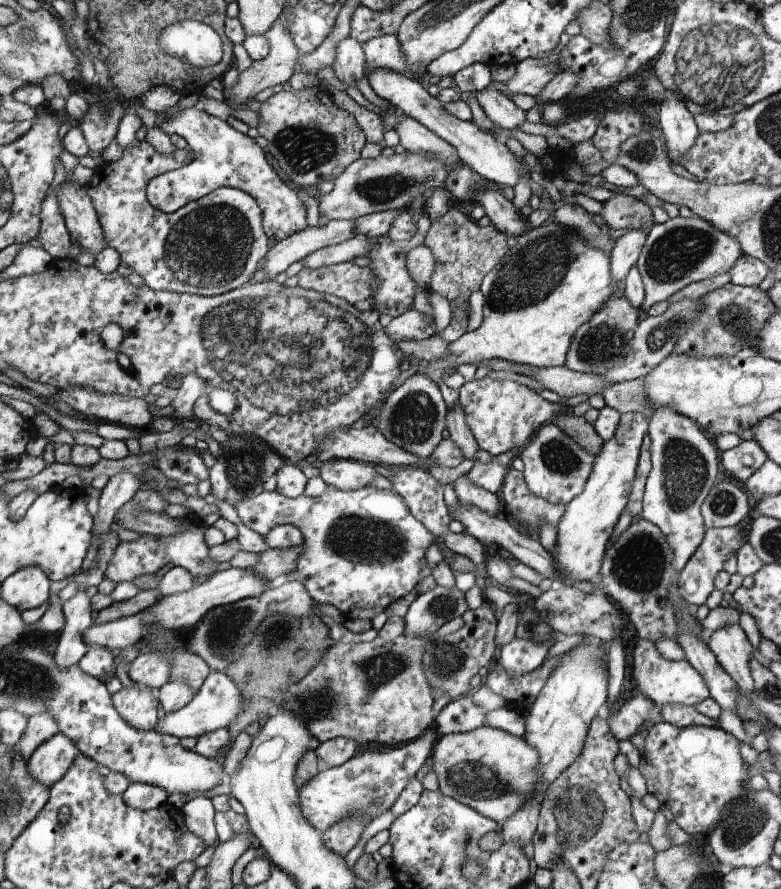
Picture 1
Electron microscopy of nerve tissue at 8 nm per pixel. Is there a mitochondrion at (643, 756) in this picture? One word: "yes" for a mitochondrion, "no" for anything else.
no

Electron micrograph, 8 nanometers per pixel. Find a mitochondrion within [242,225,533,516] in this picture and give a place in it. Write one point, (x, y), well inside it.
(414, 420)

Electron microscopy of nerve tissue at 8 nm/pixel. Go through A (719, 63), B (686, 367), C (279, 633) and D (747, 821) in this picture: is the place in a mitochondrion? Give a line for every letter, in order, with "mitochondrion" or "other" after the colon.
A: mitochondrion
B: other
C: mitochondrion
D: mitochondrion

